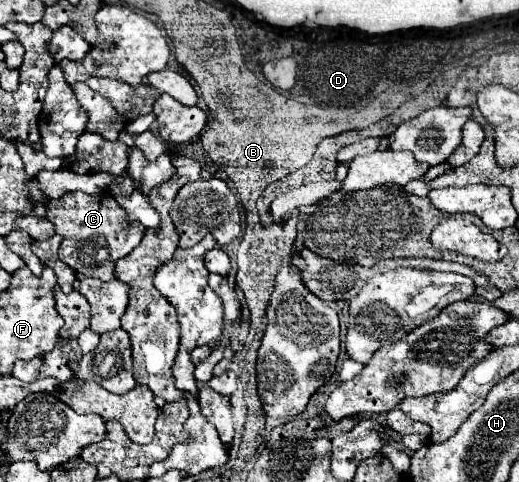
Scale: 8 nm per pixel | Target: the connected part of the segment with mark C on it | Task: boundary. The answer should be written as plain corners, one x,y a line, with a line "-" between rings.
83,191
65,193
61,199
49,203
47,219
55,225
55,233
63,237
59,257
75,273
83,277
99,277
103,281
115,279
115,263
129,255
143,237
143,229
125,225
125,211
109,195
87,195

